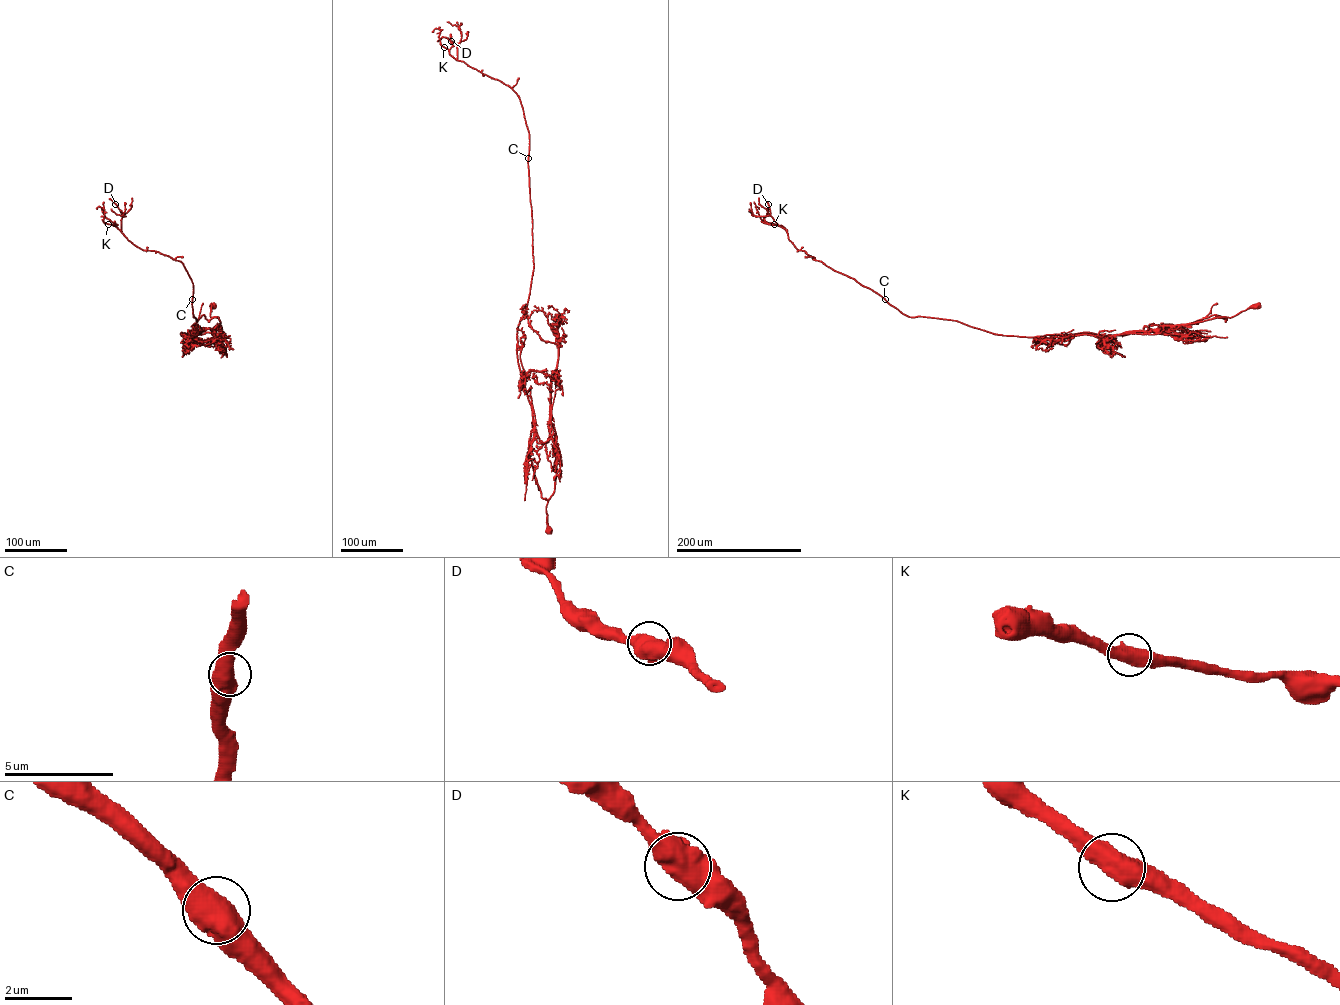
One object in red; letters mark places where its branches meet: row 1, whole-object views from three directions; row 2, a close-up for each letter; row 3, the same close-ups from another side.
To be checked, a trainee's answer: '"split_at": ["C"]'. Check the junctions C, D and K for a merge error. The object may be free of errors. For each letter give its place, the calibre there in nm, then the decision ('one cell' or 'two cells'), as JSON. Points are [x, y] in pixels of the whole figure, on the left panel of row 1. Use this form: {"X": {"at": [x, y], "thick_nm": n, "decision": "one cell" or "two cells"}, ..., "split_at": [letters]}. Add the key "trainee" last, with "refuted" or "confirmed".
{"C": {"at": [192, 299], "thick_nm": 700, "decision": "one cell"}, "D": {"at": [115, 204], "thick_nm": 700, "decision": "one cell"}, "K": {"at": [108, 224], "thick_nm": 700, "decision": "one cell"}, "split_at": [], "trainee": "refuted"}

